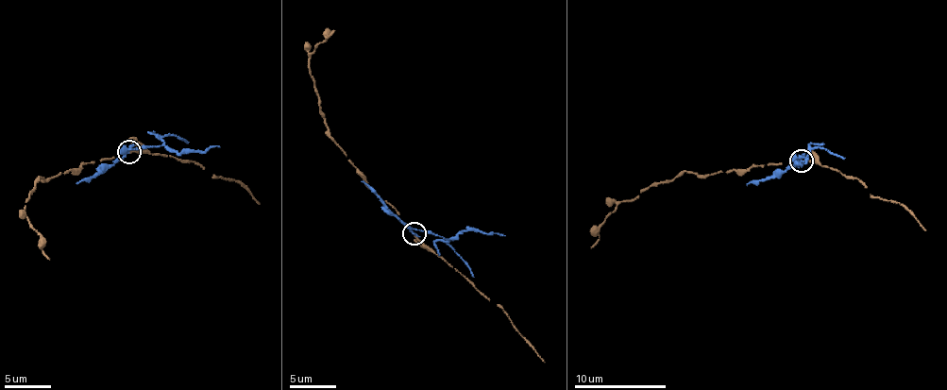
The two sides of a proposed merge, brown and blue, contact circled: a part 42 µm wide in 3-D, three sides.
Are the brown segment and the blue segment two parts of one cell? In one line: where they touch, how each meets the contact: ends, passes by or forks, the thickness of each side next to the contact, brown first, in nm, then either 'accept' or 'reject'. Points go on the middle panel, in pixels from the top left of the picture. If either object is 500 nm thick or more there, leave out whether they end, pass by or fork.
place (414, 233); brown ends; blue forks; calibres 160 and 190 nm; reject

